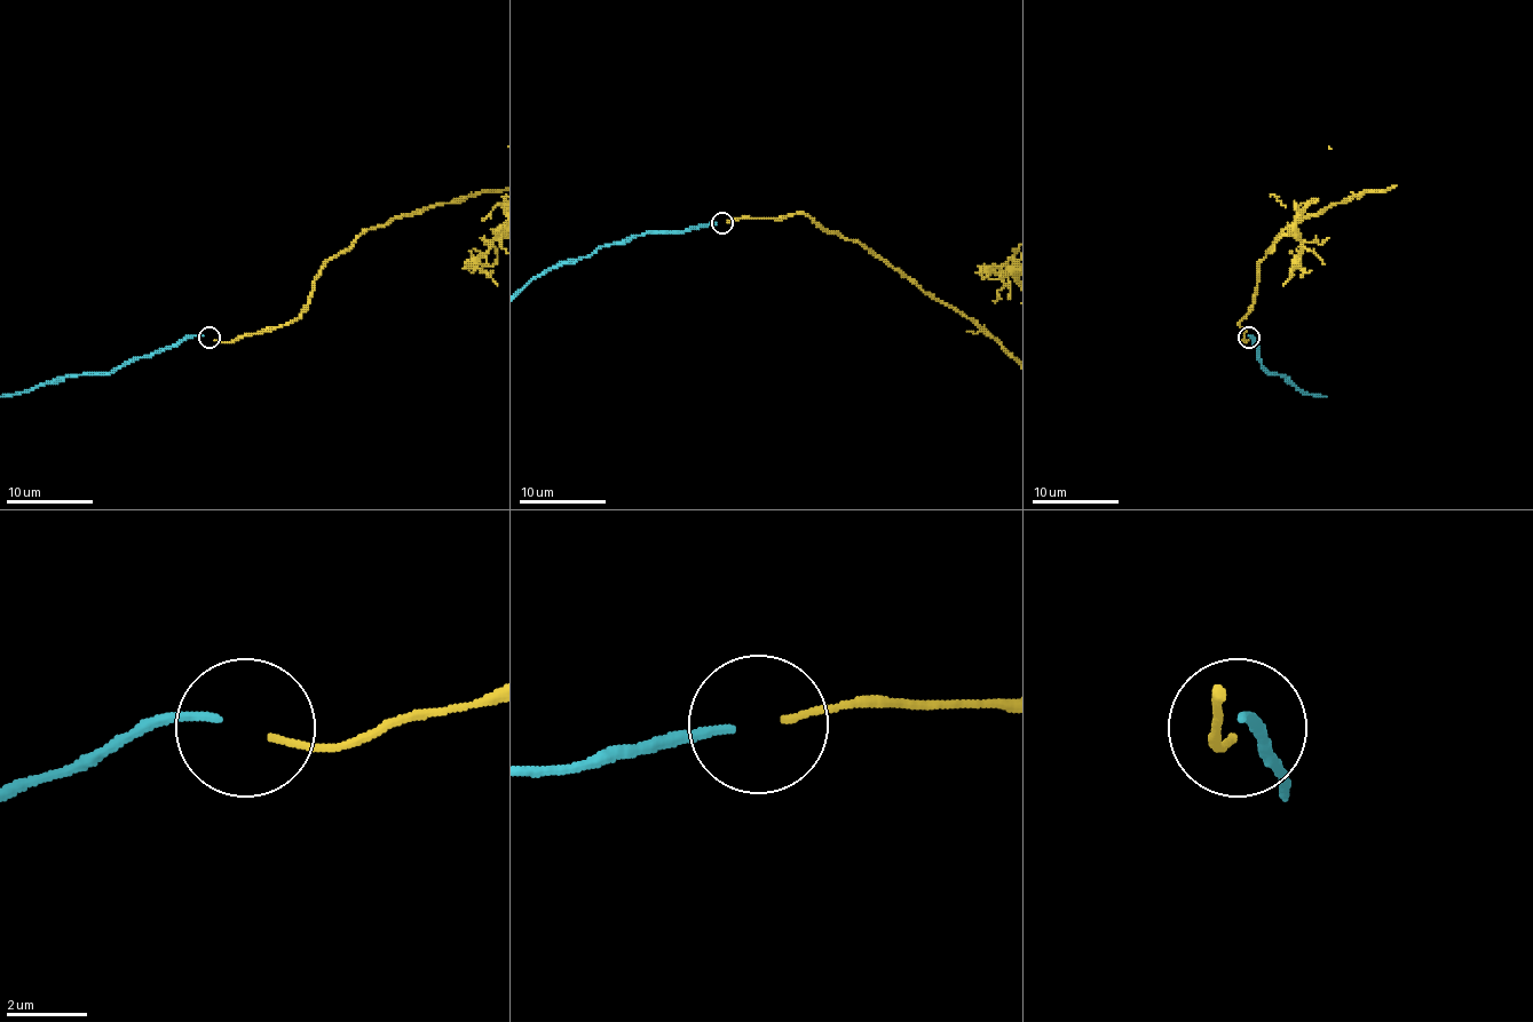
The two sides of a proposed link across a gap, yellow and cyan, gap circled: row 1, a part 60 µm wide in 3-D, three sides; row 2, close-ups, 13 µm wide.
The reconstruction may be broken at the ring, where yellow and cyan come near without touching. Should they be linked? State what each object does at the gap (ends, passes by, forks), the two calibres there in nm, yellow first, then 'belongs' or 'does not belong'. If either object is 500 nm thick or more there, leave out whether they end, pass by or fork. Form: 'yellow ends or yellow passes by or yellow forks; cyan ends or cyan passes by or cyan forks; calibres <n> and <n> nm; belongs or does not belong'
yellow ends; cyan ends; calibres 150 and 200 nm; does not belong

